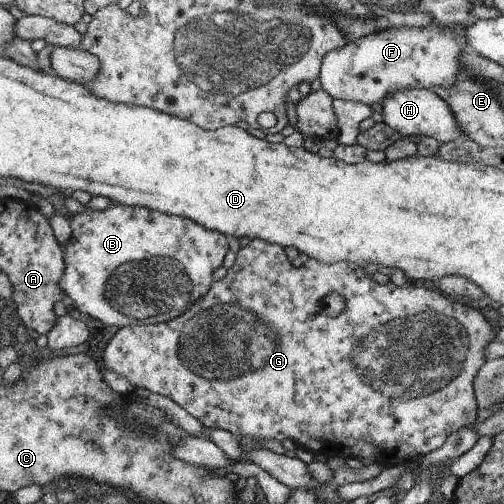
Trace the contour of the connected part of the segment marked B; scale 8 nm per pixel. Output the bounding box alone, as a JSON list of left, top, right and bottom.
[59,205,228,330]

